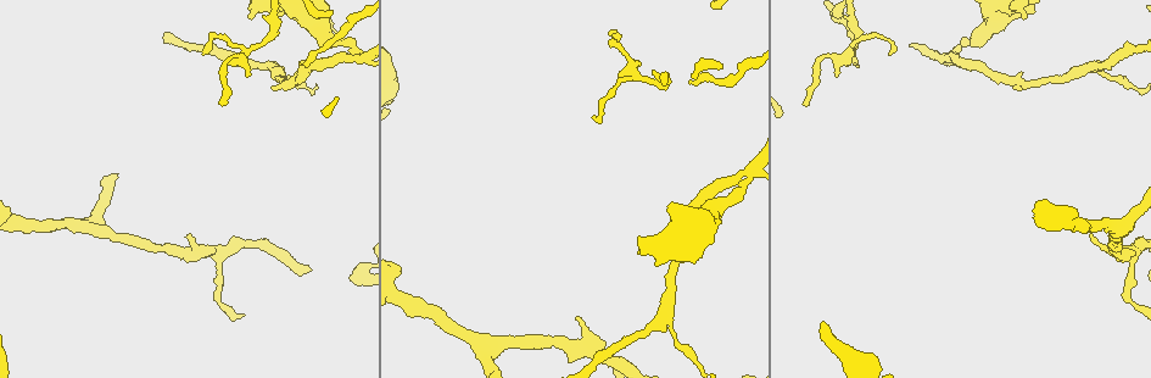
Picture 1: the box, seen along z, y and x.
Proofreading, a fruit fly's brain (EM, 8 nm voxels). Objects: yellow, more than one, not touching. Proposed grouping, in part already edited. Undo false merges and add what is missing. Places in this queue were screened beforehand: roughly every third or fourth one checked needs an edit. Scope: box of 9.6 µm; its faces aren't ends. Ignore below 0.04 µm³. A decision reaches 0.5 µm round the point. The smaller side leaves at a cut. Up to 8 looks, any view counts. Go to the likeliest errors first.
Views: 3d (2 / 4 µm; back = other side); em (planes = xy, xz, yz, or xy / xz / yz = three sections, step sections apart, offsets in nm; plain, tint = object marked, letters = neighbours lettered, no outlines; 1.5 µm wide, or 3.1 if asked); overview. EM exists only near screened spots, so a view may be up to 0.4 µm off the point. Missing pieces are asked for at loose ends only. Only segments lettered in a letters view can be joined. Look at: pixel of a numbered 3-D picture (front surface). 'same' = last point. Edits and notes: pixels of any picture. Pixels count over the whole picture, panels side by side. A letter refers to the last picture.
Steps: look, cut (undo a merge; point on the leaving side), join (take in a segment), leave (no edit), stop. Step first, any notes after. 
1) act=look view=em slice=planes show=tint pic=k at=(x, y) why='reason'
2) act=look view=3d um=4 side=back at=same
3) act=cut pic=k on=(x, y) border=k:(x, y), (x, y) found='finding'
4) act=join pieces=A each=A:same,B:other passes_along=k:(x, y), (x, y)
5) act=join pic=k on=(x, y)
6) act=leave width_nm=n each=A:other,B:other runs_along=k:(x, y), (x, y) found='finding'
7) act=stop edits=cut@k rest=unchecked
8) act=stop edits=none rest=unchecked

act=look view=3d um=4 pic=1 at=(352, 49) why='a narrow waist'

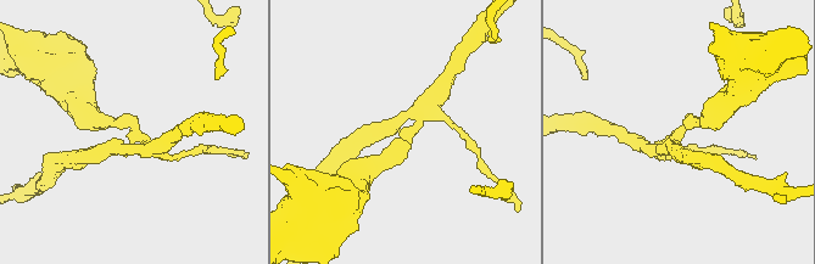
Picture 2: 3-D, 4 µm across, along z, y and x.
act=look view=em slice=planes show=tint pic=2 at=(679, 135) arms=4

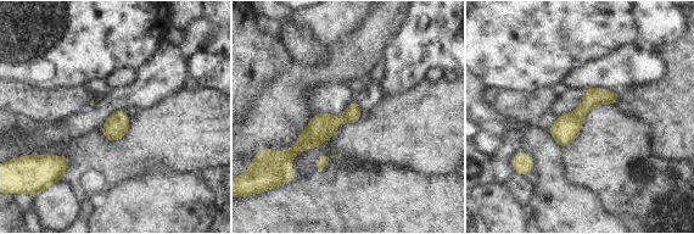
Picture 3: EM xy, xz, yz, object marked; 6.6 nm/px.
act=look view=em slice=planes show=letters at=same

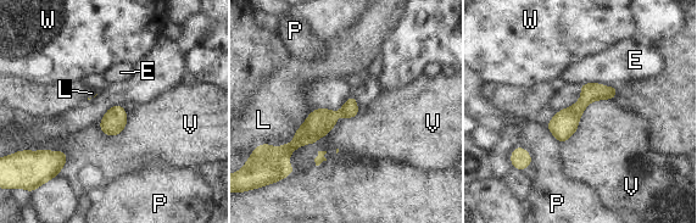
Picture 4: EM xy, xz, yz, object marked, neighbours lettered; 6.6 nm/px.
act=leave each=E:other,L:other,P:other,V:other,W:other found='continuous, no second neuron'

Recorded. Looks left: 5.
act=look view=em slice=xz step=4 show=tint pic=1 at=(274, 88) why='free end'

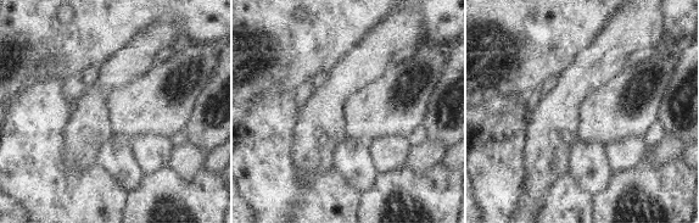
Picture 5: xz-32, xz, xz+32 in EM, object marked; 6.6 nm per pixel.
act=look view=em slice=planes show=letters at=same why='cut it another way'

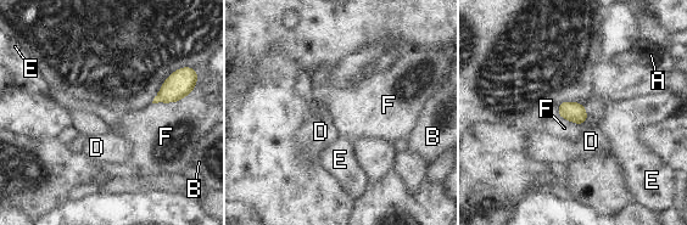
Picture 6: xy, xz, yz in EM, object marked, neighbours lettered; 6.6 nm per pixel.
act=leave width_nm=130 each=A:other,B:other,D:other,E:other,F:other found='none of them fits'

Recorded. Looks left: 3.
act=look view=em slice=planes show=letters pic=1 at=(220, 105)

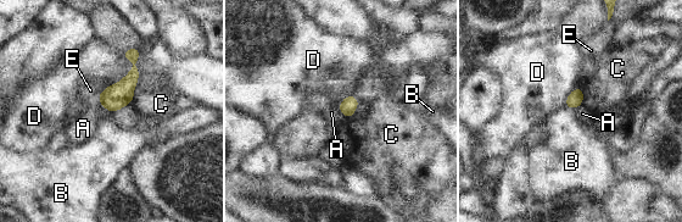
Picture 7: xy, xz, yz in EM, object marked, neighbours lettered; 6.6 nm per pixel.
act=leave each=A:other,B:other,C:other,D:other,E:other runs_along=7:(135, 50), (134, 73), (111, 109) found='no lettered segment goes on from it'

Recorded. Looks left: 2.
act=stop edits=none rest=unchecked

